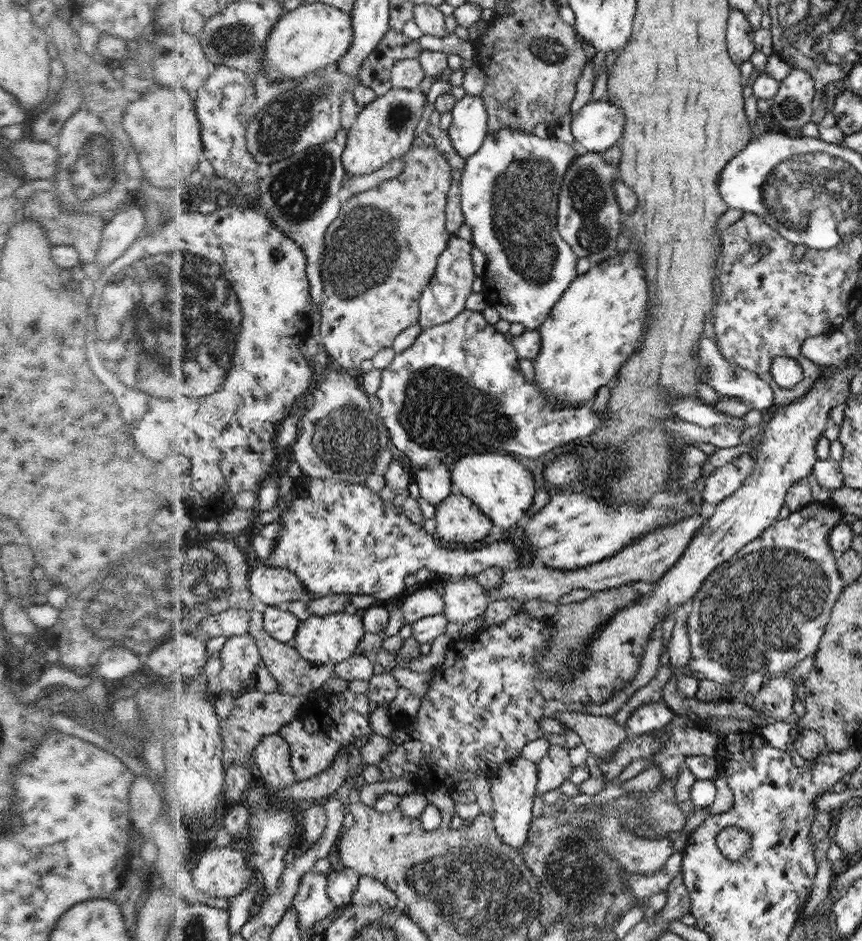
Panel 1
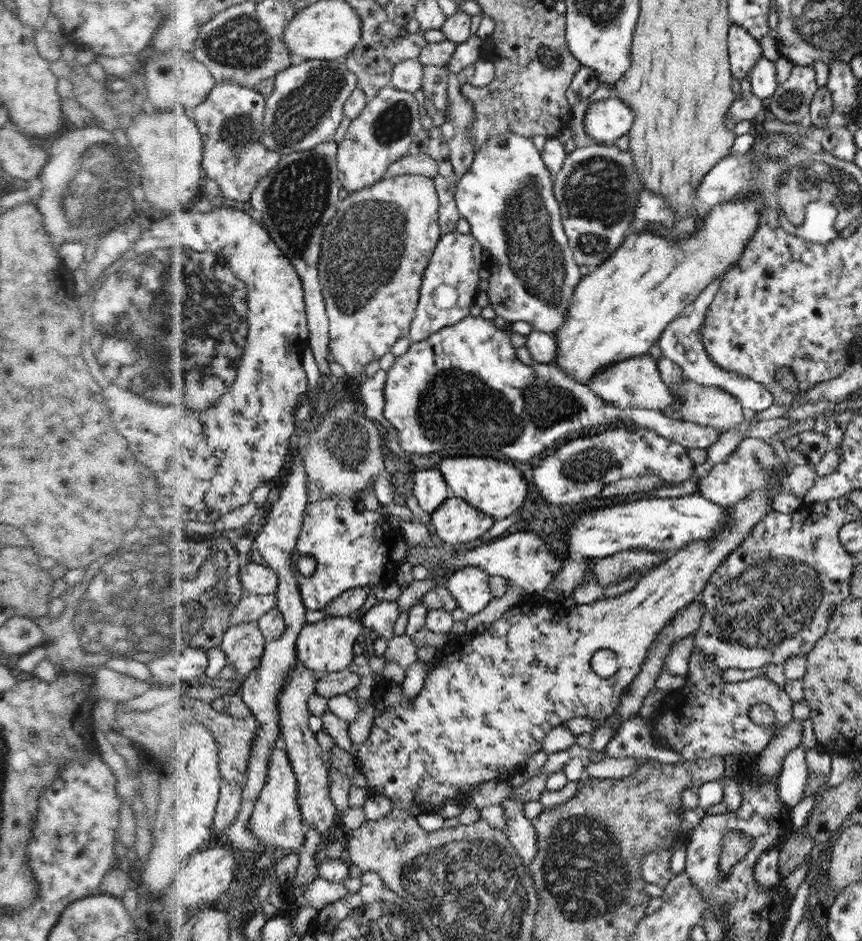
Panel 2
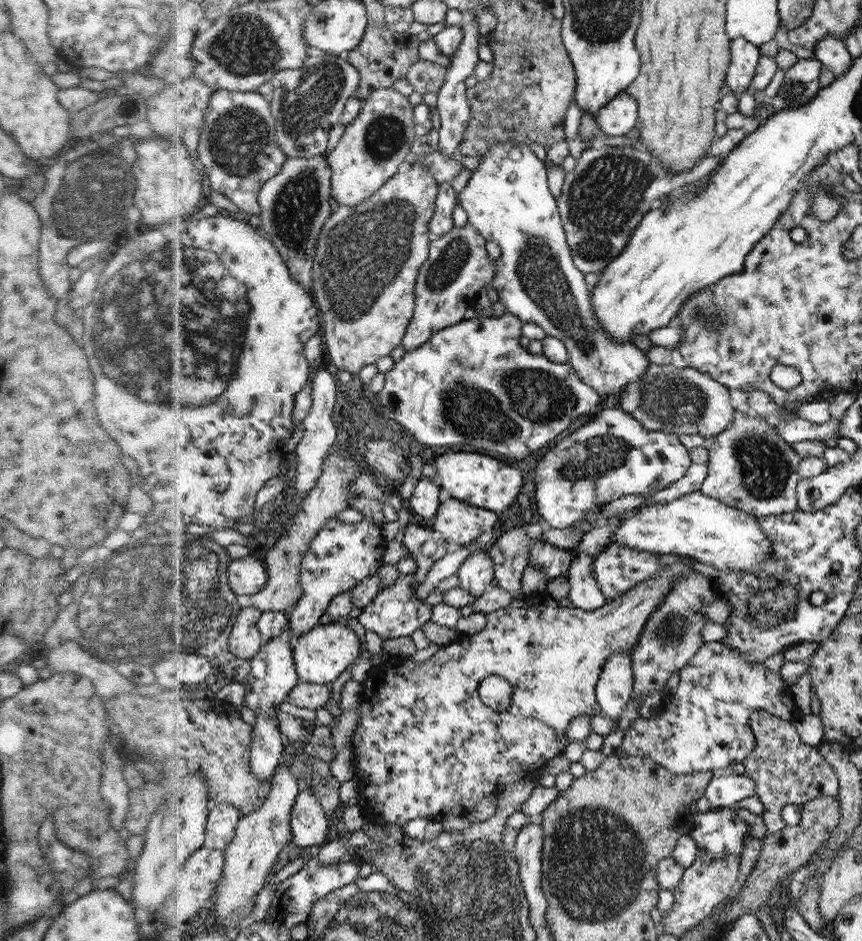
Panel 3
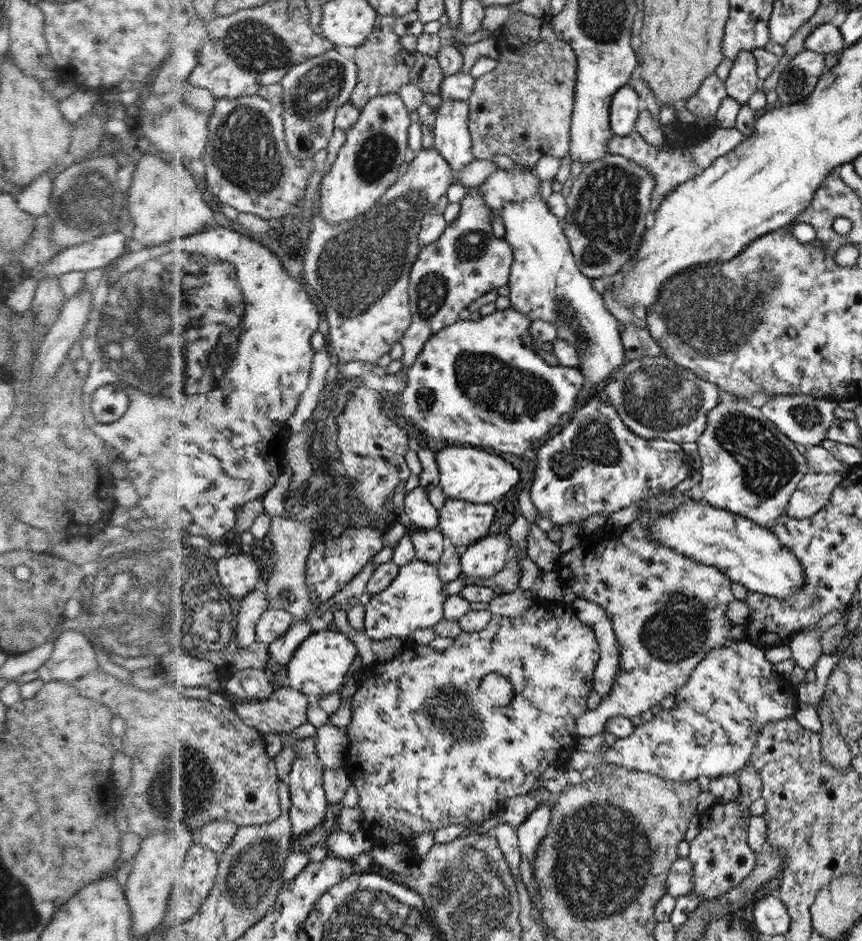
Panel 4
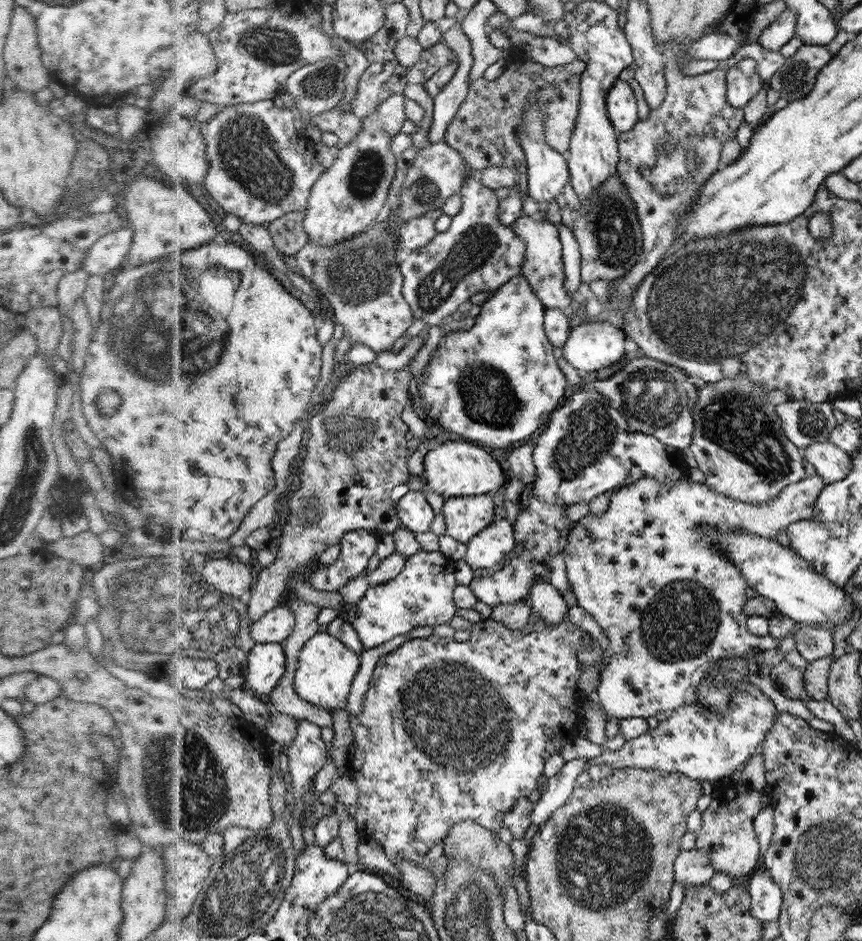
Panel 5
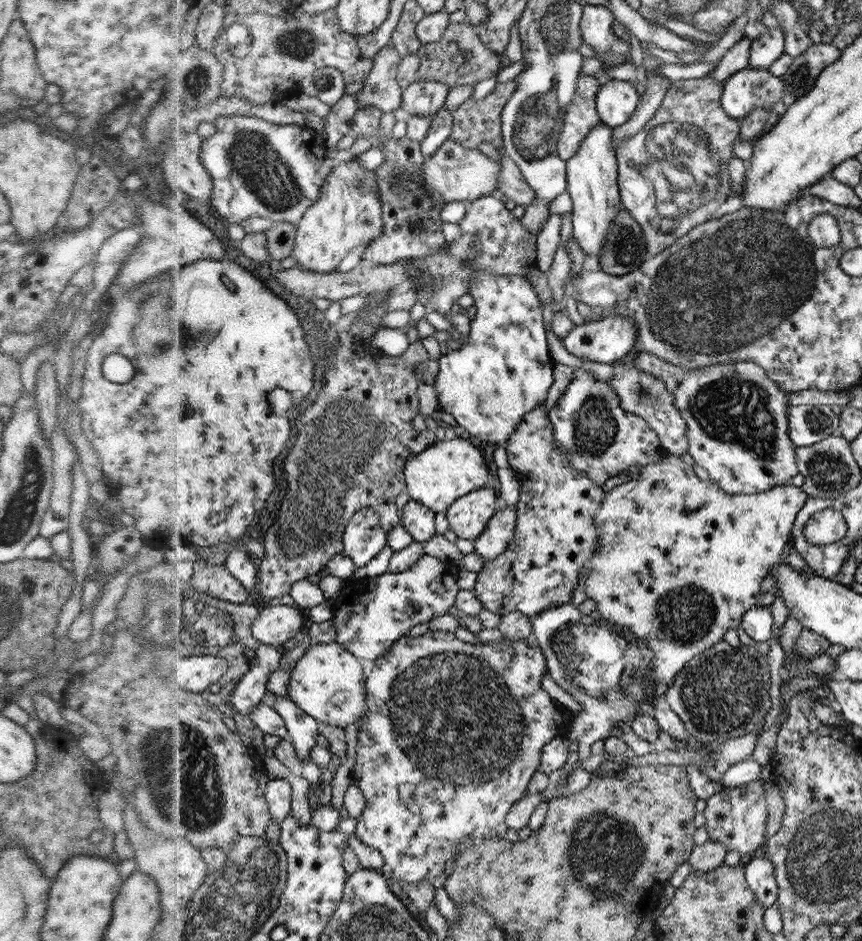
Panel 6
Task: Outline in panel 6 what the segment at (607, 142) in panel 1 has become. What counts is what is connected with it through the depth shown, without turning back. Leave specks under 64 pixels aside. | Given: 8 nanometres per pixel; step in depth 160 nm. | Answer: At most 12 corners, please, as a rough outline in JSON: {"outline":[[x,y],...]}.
{"outline":[[610,79],[595,98],[601,122],[619,127],[638,104],[632,82]]}

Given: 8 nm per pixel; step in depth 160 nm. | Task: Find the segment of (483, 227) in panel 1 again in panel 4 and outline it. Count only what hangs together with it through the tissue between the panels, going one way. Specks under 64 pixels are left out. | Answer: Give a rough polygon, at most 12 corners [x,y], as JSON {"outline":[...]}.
{"outline":[[534,168],[476,190],[515,255],[511,306],[577,350],[591,388],[627,362]]}

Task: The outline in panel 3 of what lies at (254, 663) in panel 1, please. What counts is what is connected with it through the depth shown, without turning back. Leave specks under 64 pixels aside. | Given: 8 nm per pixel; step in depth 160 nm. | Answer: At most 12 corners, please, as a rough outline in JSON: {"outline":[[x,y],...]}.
{"outline":[[243,609],[231,651],[254,659],[265,645],[258,626],[265,612]]}

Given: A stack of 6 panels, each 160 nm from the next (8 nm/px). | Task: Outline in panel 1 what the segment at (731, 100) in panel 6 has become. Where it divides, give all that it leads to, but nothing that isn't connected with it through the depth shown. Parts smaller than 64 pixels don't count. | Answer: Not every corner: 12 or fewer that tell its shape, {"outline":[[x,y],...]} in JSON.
{"outline":[[744,12],[728,17],[728,50],[736,64],[756,52],[754,29]]}

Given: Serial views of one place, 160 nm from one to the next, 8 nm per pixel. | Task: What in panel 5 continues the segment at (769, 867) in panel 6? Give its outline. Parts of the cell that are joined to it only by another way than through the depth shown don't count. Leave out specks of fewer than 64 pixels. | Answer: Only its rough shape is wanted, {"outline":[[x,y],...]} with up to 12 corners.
{"outline":[[767,871],[753,873],[747,888],[750,914],[763,924],[777,922],[780,887]]}

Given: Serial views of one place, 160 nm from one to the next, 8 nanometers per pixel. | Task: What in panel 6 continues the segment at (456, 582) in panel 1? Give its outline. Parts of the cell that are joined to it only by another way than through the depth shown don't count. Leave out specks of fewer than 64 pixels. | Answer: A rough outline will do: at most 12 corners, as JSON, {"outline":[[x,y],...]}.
{"outline":[[504,506],[473,541],[484,561],[500,557],[513,540],[517,508]]}

